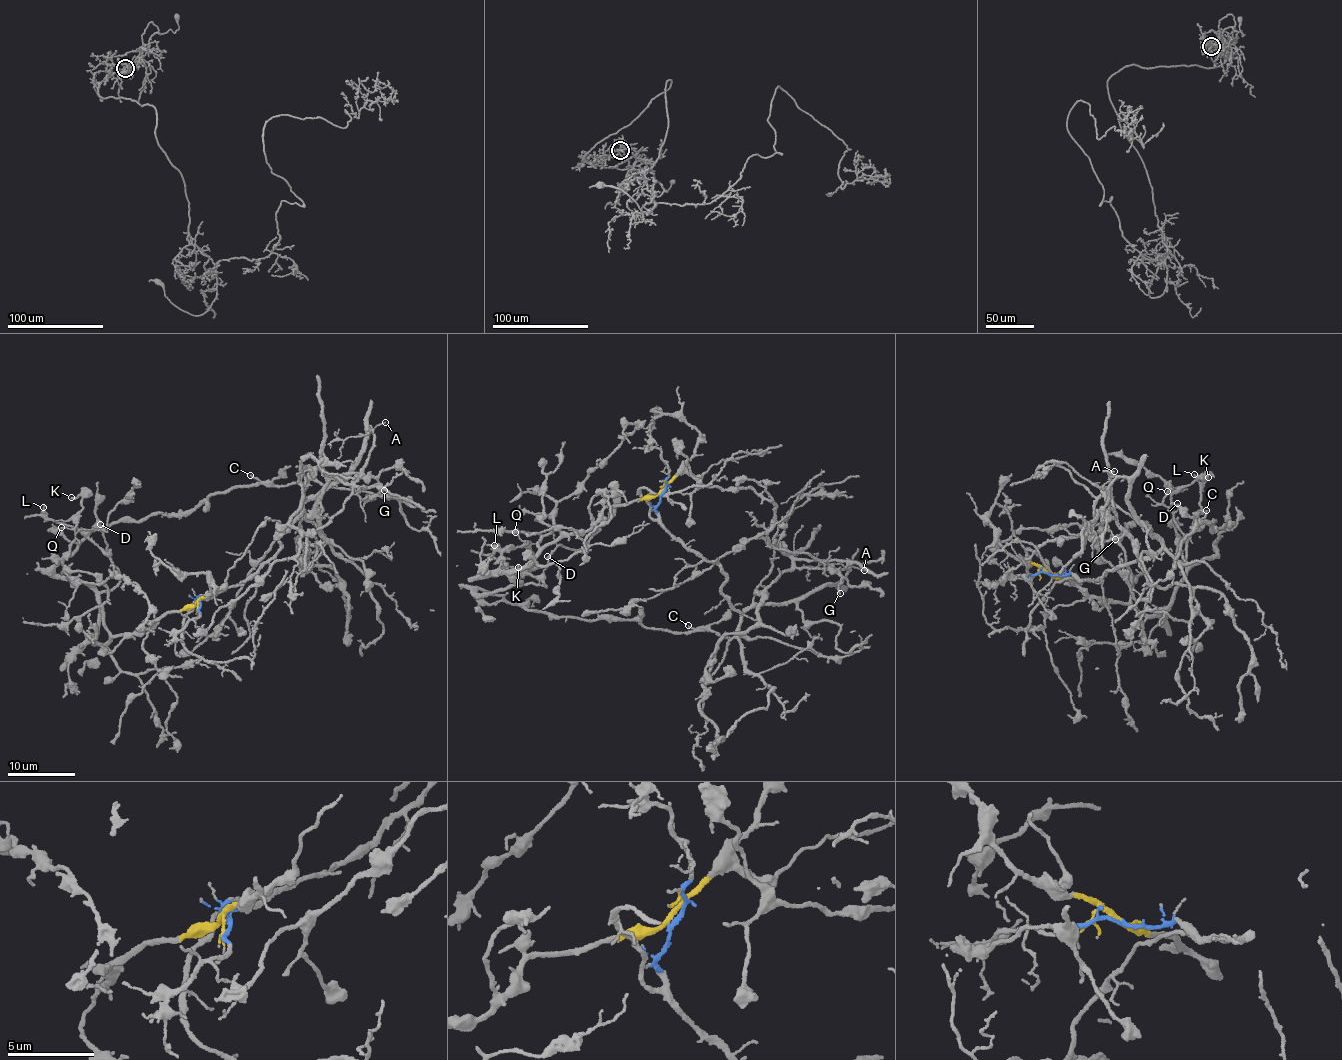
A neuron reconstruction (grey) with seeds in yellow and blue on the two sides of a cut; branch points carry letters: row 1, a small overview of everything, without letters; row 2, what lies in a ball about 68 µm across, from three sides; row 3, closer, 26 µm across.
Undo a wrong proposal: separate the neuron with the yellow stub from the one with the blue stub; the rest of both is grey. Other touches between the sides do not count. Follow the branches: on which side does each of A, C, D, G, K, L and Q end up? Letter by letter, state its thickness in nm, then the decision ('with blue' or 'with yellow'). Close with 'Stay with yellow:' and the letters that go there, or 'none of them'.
A: 110 nm thick; with blue
C: 140 nm thick; with yellow
D: 120 nm thick; with yellow
G: 170 nm thick; with blue
K: 190 nm thick; with yellow
L: 140 nm thick; with yellow
Q: 120 nm thick; with yellow
Stay with yellow: C, D, K, L, Q

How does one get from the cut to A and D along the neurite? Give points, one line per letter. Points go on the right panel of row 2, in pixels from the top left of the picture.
A: (1049, 574), (1095, 582), (1110, 570), (1143, 560), (1161, 547), (1128, 501), (1129, 479), (1112, 474), (1113, 470)
D: (1049, 574), (1069, 577), (1097, 598), (1156, 612), (1184, 576), (1178, 503)

